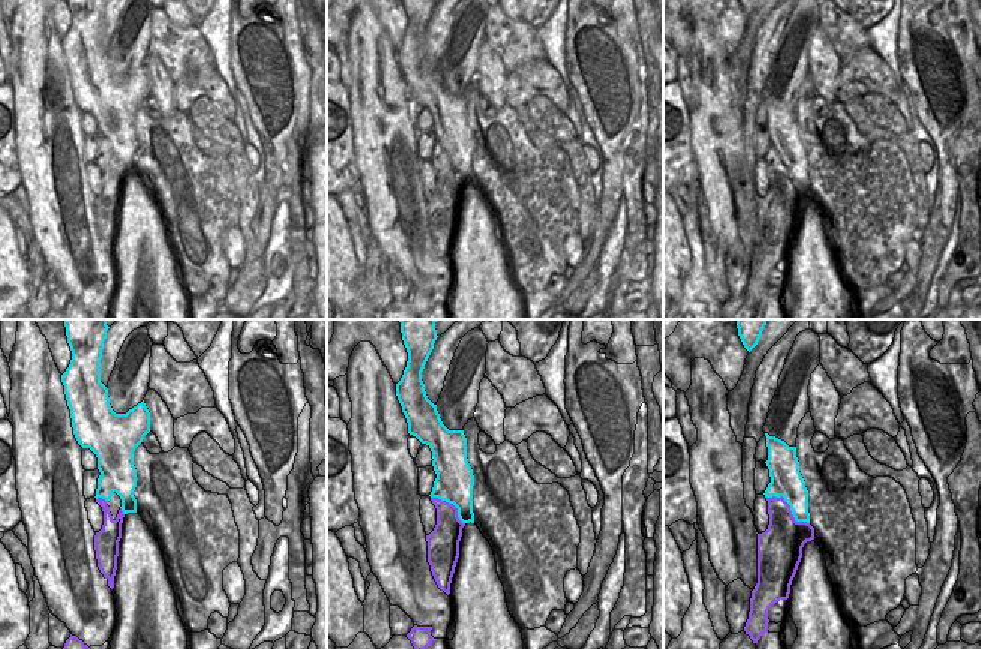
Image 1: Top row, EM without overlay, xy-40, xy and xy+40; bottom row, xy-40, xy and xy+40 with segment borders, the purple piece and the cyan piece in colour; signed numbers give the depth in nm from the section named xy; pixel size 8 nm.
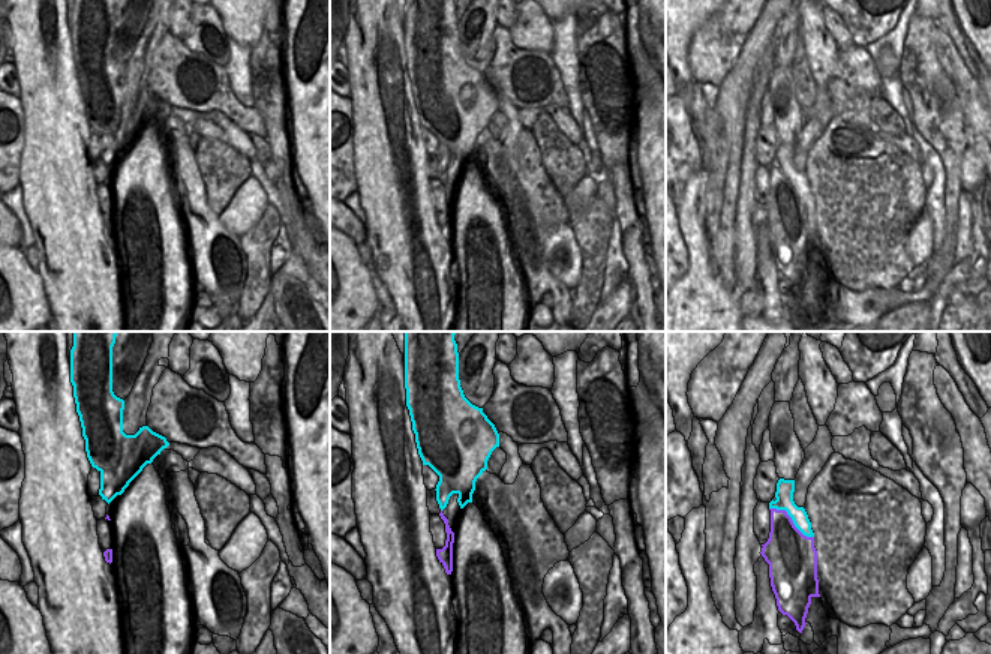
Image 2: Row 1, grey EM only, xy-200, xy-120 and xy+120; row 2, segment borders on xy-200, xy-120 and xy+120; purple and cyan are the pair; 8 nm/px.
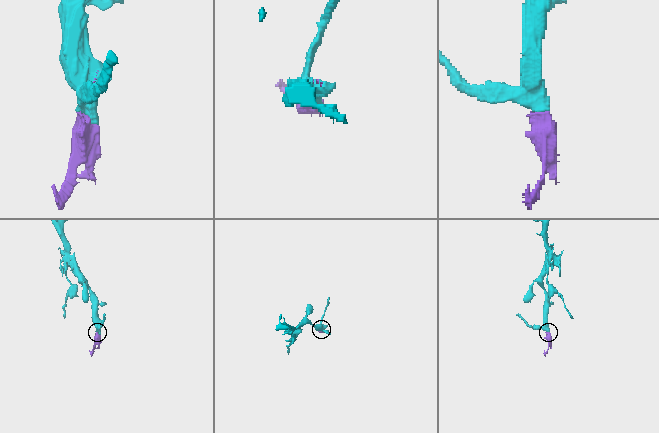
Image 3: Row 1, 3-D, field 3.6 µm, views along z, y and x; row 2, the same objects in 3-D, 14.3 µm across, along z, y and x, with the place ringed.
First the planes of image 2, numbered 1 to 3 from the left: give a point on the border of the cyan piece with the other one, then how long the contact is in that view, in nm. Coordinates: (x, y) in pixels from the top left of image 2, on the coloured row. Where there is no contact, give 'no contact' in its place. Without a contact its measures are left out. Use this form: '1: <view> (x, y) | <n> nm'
1: no contact
2: no contact
3: xy+120 (790, 519) | 440 nm

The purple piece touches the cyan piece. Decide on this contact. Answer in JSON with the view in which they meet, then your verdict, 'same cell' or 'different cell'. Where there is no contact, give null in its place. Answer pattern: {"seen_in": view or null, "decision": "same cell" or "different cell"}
{"seen_in": "xy+40", "decision": "different cell"}

